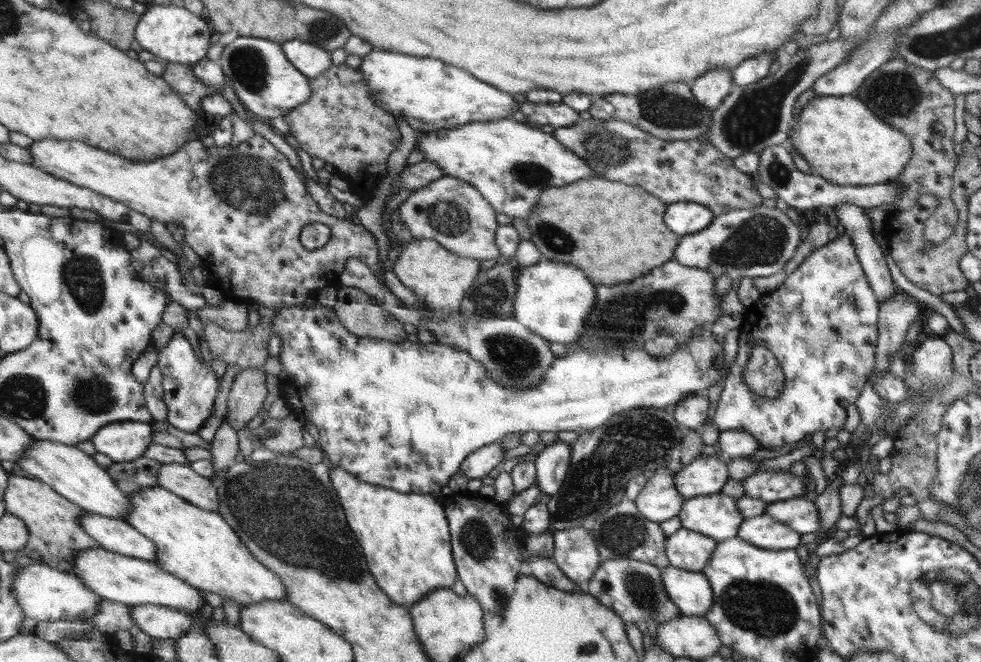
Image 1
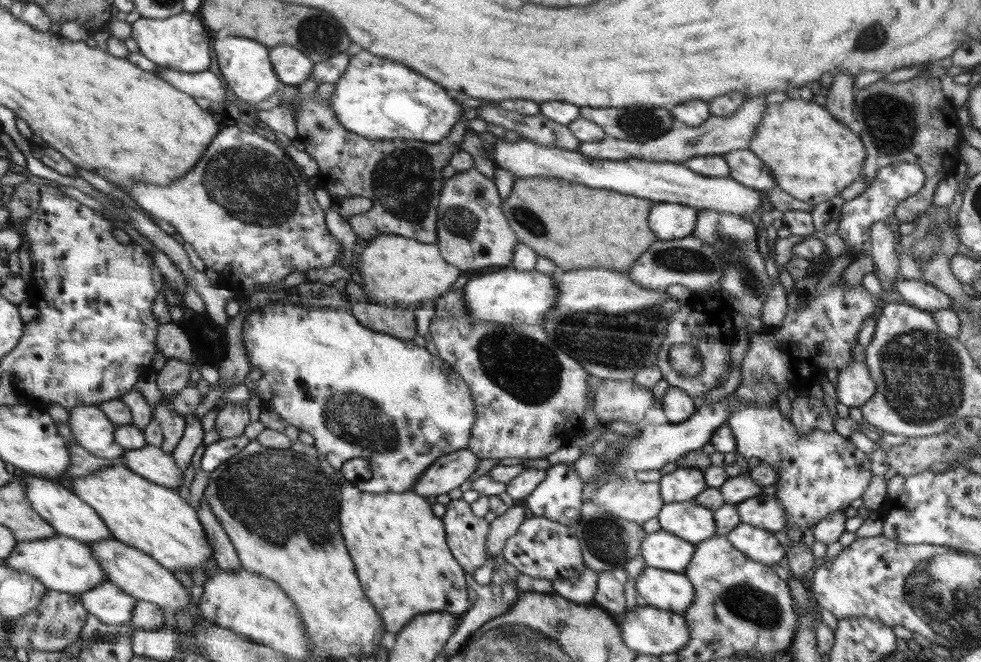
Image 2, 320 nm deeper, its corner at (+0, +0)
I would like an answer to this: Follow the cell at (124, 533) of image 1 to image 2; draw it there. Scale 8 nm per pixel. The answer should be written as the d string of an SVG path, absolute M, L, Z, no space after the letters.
M21 473L18 474L17 478L21 479L23 484L25 484L25 494L28 494L28 501L32 503L32 507L58 534L77 539L84 543L114 539L112 533L104 525L104 521L97 515L97 512L81 498L78 498L73 491L56 485L50 479L40 476L30 476Z

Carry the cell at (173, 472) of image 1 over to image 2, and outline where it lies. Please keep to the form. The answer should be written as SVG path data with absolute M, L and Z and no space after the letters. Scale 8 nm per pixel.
M146 445L137 449L125 449L122 457L124 465L142 475L142 478L176 491L182 485L184 470L177 466L173 455L166 454L161 447Z

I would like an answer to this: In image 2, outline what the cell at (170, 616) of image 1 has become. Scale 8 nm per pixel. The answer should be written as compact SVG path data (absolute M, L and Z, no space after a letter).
M104 582L102 586L88 590L80 595L80 599L90 614L109 625L132 621L130 614L133 614L138 604L134 596L126 594L110 582Z

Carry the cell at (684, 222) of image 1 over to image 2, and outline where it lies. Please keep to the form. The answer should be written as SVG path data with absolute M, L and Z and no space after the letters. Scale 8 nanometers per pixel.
M655 203L649 212L649 226L660 240L684 238L694 230L700 211L687 204Z

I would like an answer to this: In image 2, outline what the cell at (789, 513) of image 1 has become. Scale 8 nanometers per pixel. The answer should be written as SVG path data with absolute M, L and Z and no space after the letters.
M762 492L735 504L735 507L743 524L761 527L774 533L786 529L788 524L786 510L775 495Z

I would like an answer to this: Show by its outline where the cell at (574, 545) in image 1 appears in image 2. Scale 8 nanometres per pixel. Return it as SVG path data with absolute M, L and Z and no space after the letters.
M584 566L582 576L552 581L553 592L578 605L593 604L596 601L597 582L600 574Z

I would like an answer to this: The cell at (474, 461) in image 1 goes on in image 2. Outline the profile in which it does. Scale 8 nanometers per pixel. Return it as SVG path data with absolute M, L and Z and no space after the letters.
M467 448L442 455L421 474L412 490L424 497L446 494L466 482L479 461L480 458Z

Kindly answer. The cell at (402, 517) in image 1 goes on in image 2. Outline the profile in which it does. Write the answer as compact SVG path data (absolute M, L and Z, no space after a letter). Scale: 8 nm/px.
M343 483L340 518L346 546L354 552L354 562L358 562L358 578L362 578L365 594L370 594L369 600L374 602L386 632L400 633L414 617L430 611L453 613L468 610L464 572L448 550L443 521L432 514L432 506L426 497L413 490L372 494L358 484Z

